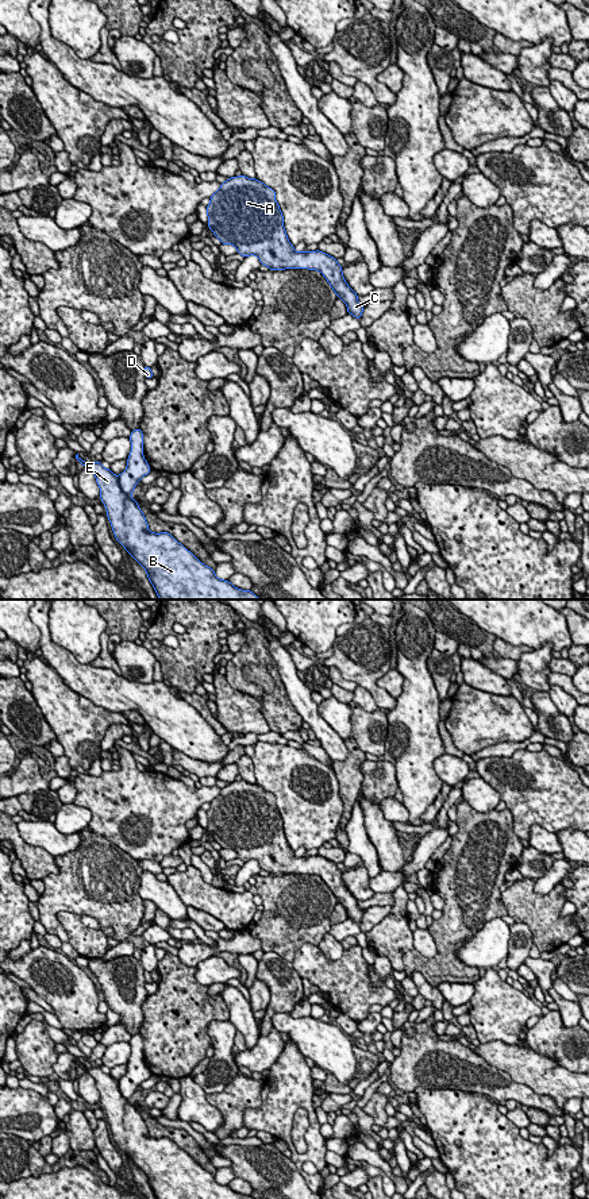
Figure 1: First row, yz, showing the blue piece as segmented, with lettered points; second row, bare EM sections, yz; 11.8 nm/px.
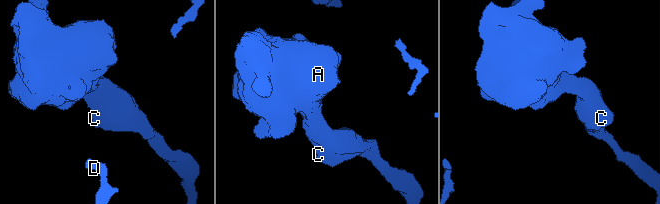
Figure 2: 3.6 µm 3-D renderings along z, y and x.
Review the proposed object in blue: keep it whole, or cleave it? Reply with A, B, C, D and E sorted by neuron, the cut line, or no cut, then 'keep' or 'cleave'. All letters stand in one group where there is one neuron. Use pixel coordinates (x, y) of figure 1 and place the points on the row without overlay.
groups A B C E / D; cut yz (118, 1082), (119, 1091), (130, 1099); cleave

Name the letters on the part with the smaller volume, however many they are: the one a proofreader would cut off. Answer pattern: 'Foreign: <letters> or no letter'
Foreign: D

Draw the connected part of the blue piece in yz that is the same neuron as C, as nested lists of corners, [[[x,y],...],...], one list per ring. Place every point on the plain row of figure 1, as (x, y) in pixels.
[[[246,780],[228,783],[220,790],[220,794],[211,801],[207,811],[208,832],[223,849],[234,849],[243,863],[257,860],[261,870],[270,875],[284,874],[309,874],[320,876],[336,898],[338,903],[346,907],[347,918],[358,925],[365,910],[357,905],[358,899],[347,890],[342,879],[343,871],[336,867],[336,863],[324,859],[323,856],[301,856],[296,857],[290,849],[285,833],[284,822],[276,797],[255,783]]]

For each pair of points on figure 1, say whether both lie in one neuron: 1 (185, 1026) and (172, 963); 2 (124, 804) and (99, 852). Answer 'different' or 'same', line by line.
1: same
2: different

